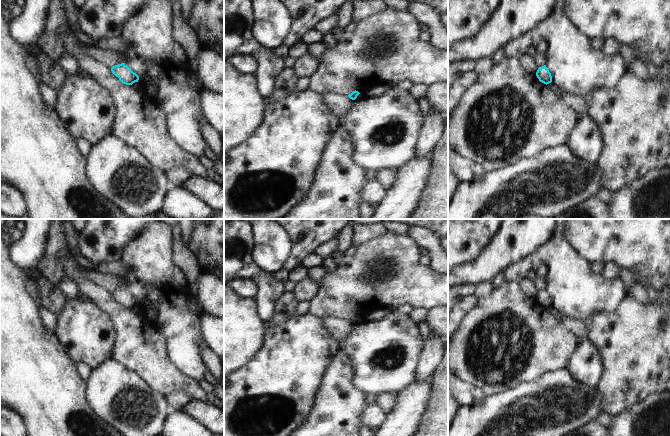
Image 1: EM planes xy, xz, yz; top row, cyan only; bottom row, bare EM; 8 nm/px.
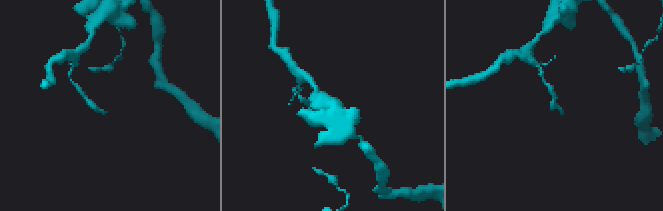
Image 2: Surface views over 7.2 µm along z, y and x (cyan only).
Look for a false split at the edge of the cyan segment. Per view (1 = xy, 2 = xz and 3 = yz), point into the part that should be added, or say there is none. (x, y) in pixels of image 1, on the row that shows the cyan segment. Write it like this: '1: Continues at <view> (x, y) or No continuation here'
1: No continuation here
2: No continuation here
3: No continuation here.

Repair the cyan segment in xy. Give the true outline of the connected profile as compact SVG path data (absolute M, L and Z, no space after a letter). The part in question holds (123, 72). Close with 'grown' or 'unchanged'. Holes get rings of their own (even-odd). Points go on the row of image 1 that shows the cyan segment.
M124 63L113 66L111 71L122 83L126 85L132 85L139 80L139 76Z; unchanged

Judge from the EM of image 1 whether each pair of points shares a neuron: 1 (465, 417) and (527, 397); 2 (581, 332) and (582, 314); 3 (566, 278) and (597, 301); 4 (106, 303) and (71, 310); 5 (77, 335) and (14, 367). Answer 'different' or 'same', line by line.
1: same
2: different
3: same
4: different
5: different

